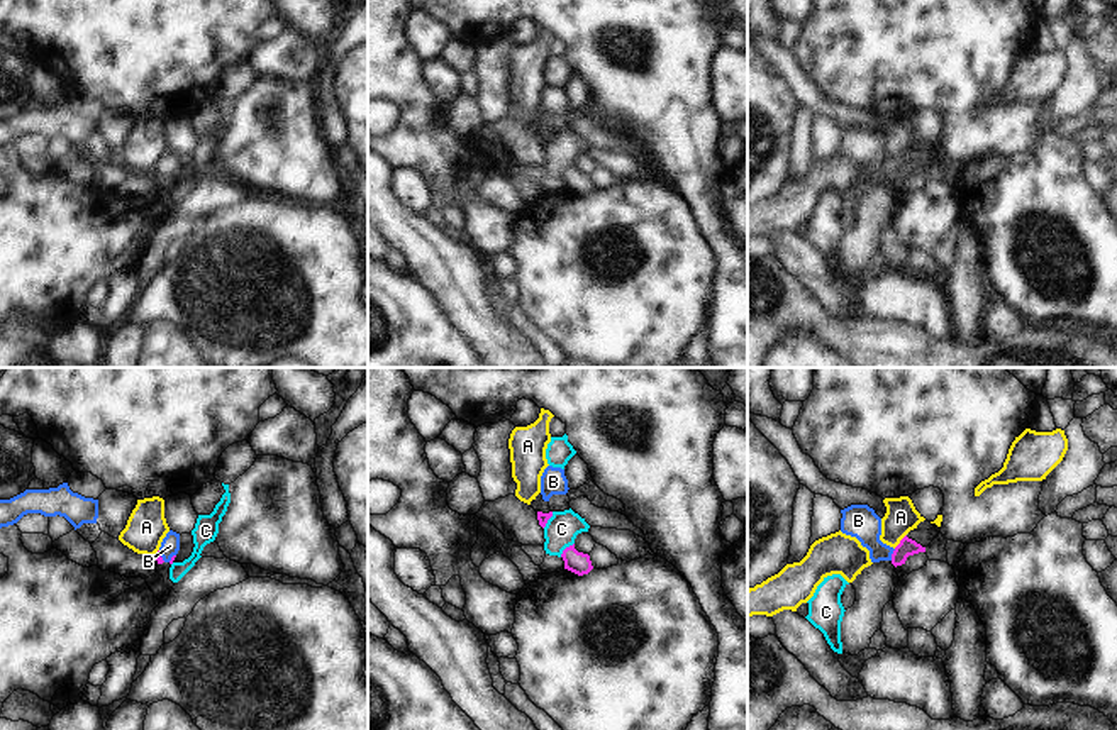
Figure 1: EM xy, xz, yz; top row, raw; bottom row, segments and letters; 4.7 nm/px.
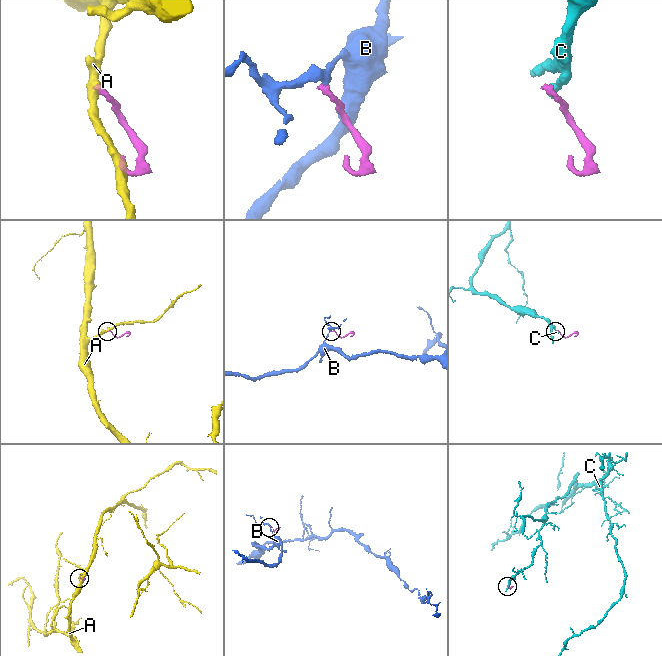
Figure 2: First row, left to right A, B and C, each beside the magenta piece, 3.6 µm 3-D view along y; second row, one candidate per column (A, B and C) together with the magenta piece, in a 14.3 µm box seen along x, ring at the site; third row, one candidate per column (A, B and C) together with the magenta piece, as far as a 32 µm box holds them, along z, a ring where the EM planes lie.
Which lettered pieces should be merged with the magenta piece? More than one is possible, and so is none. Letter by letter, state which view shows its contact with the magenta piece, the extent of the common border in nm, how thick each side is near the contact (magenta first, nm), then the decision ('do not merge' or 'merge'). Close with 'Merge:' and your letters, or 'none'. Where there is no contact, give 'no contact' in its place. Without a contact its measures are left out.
A: yz | 90 nm | 80/150 nm | do not merge
B: yz | 60 nm | 80/160 nm | merge
C: xz | 100 nm | 110/160 nm | do not merge
Merge: B

